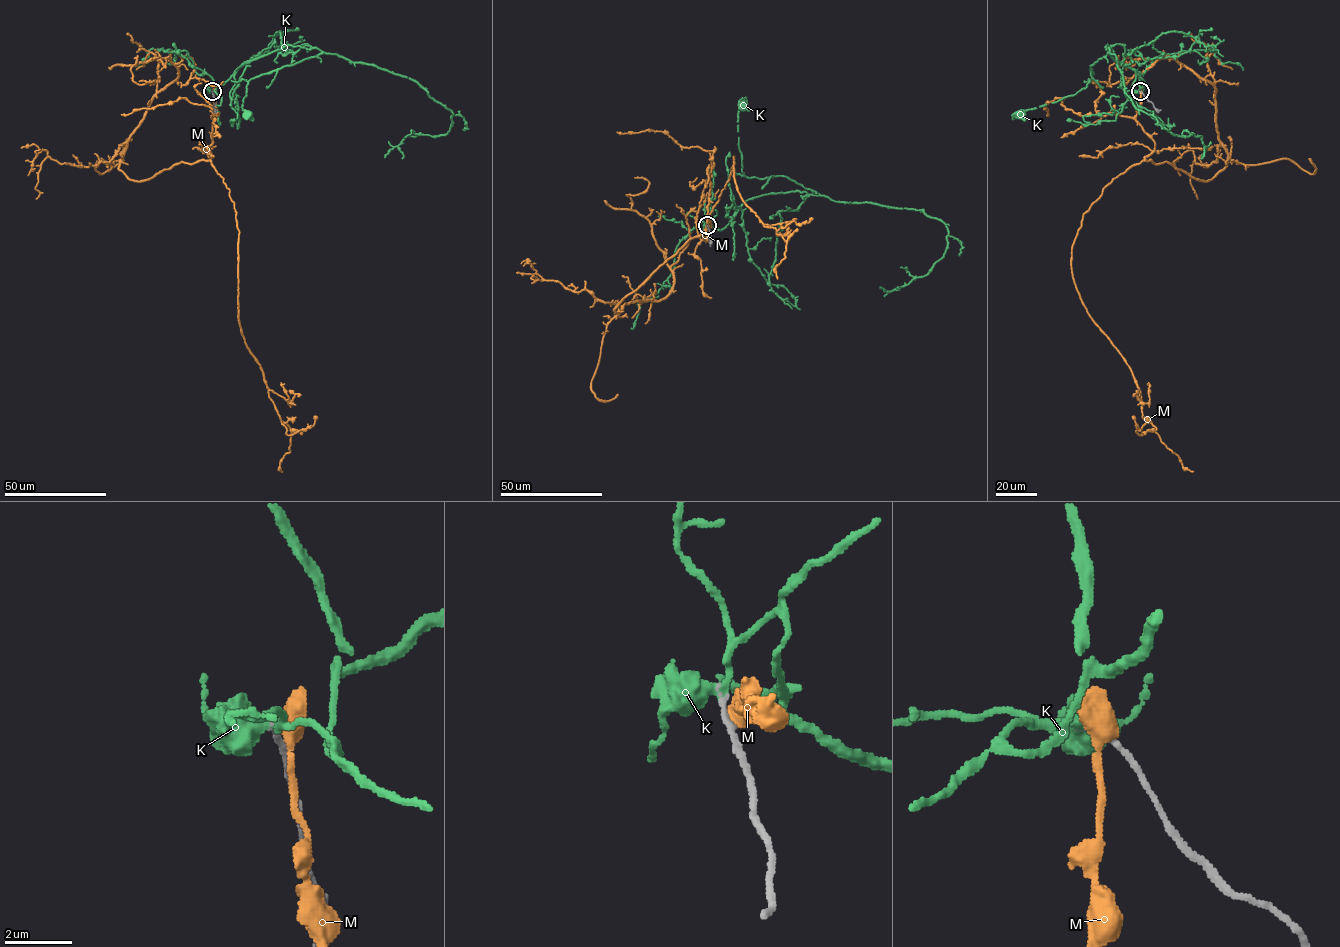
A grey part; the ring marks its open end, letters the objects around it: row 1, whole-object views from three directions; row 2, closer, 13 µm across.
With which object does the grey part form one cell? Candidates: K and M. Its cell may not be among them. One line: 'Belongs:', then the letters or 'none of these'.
Belongs: K

